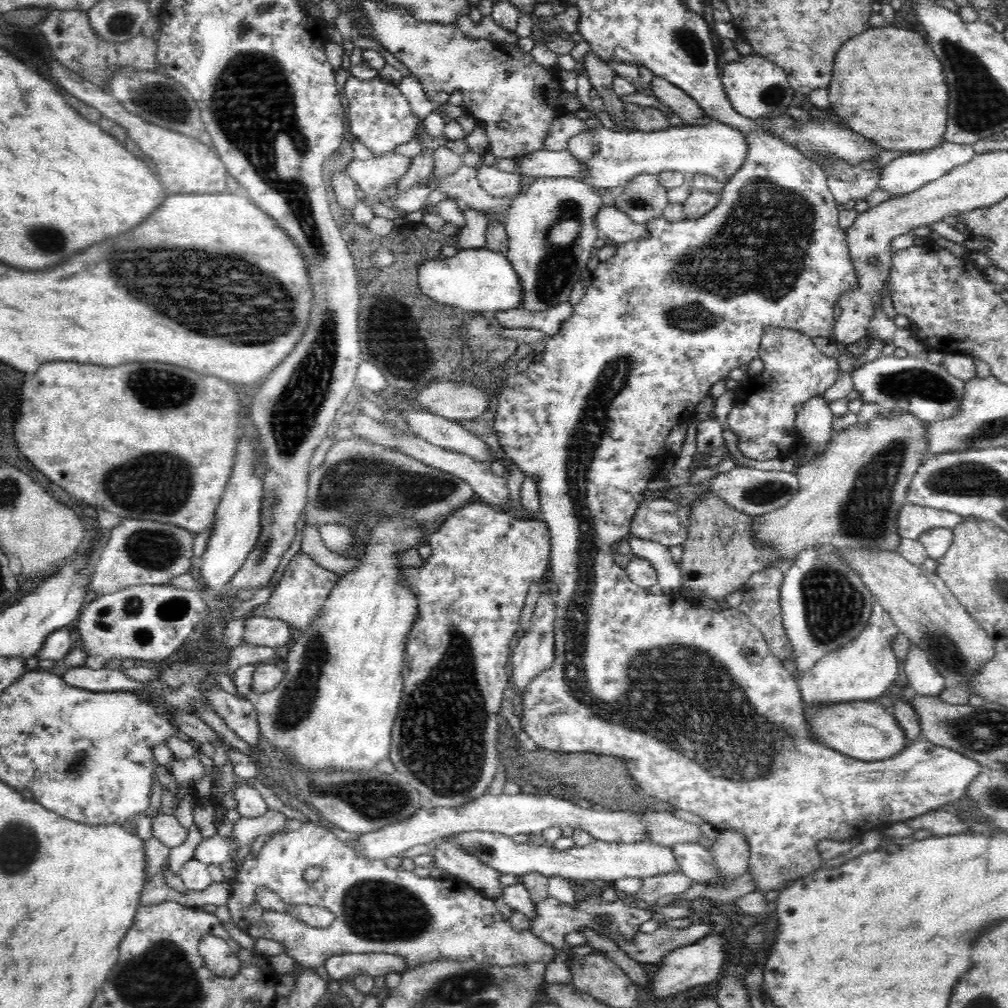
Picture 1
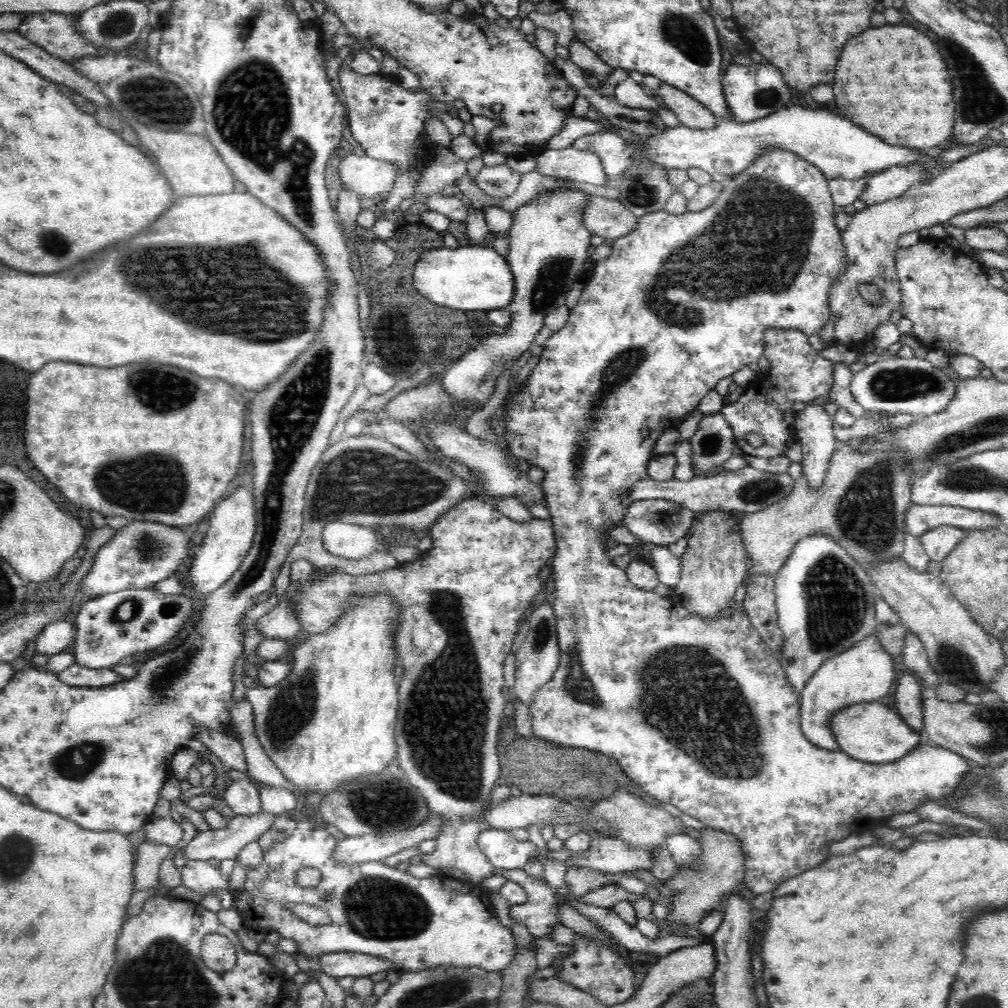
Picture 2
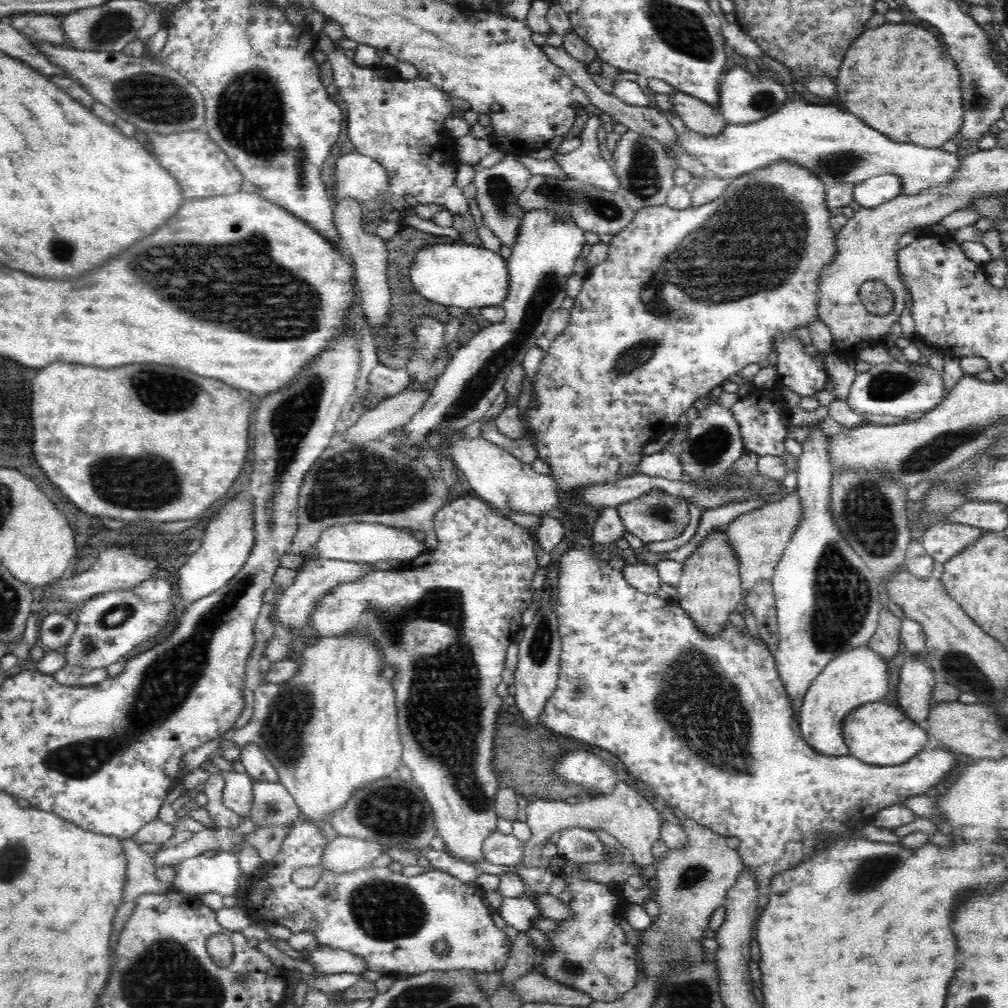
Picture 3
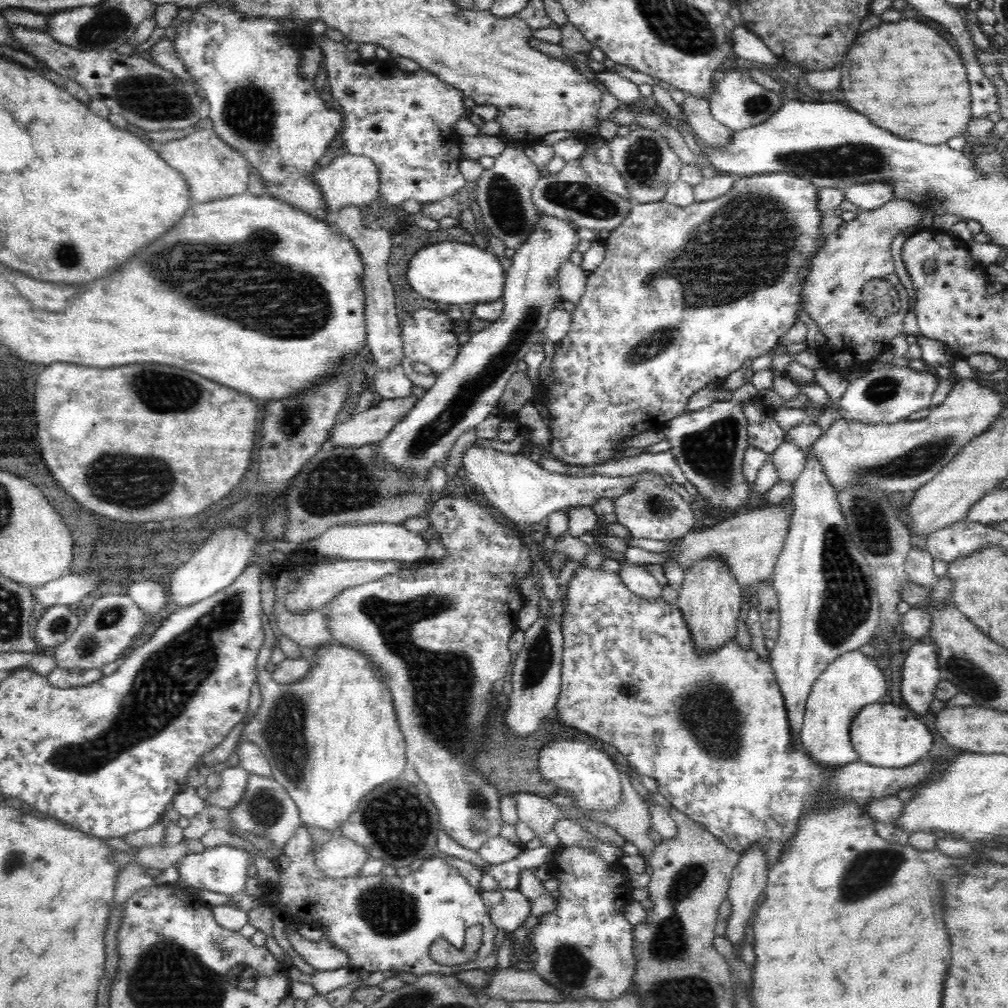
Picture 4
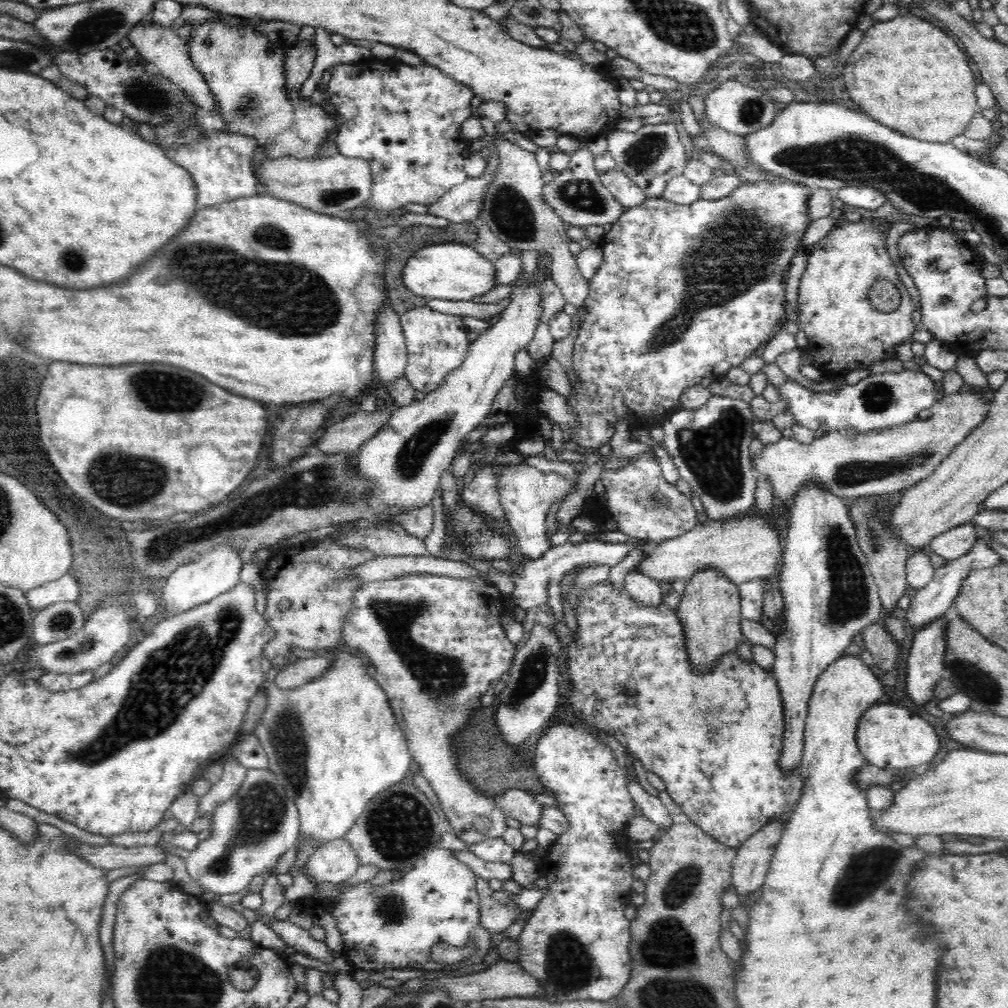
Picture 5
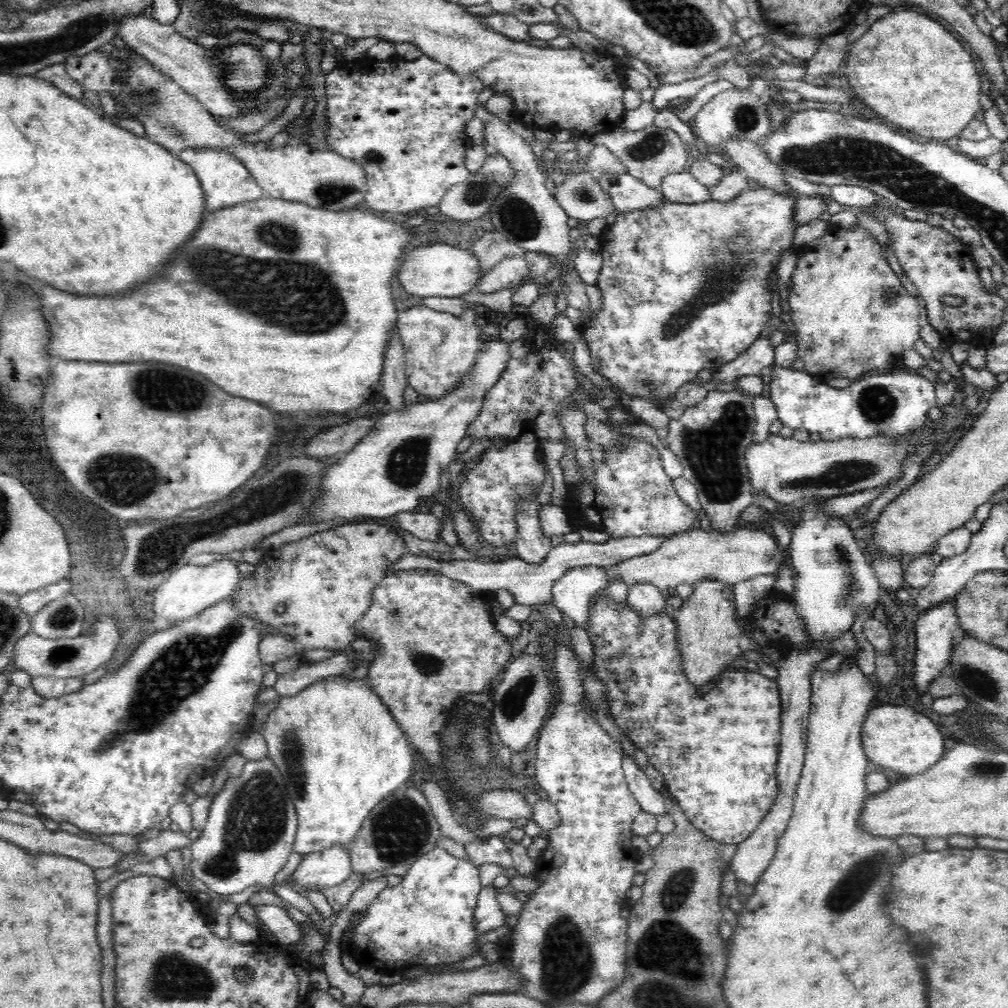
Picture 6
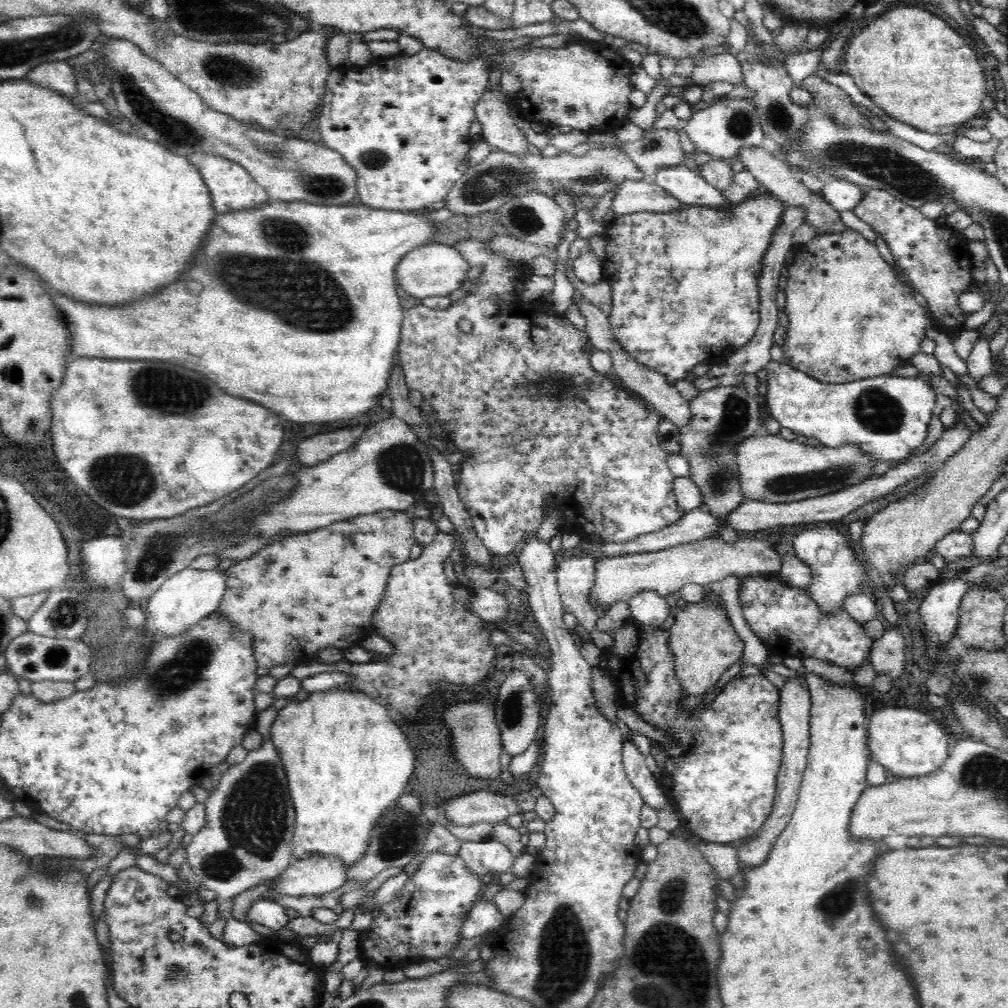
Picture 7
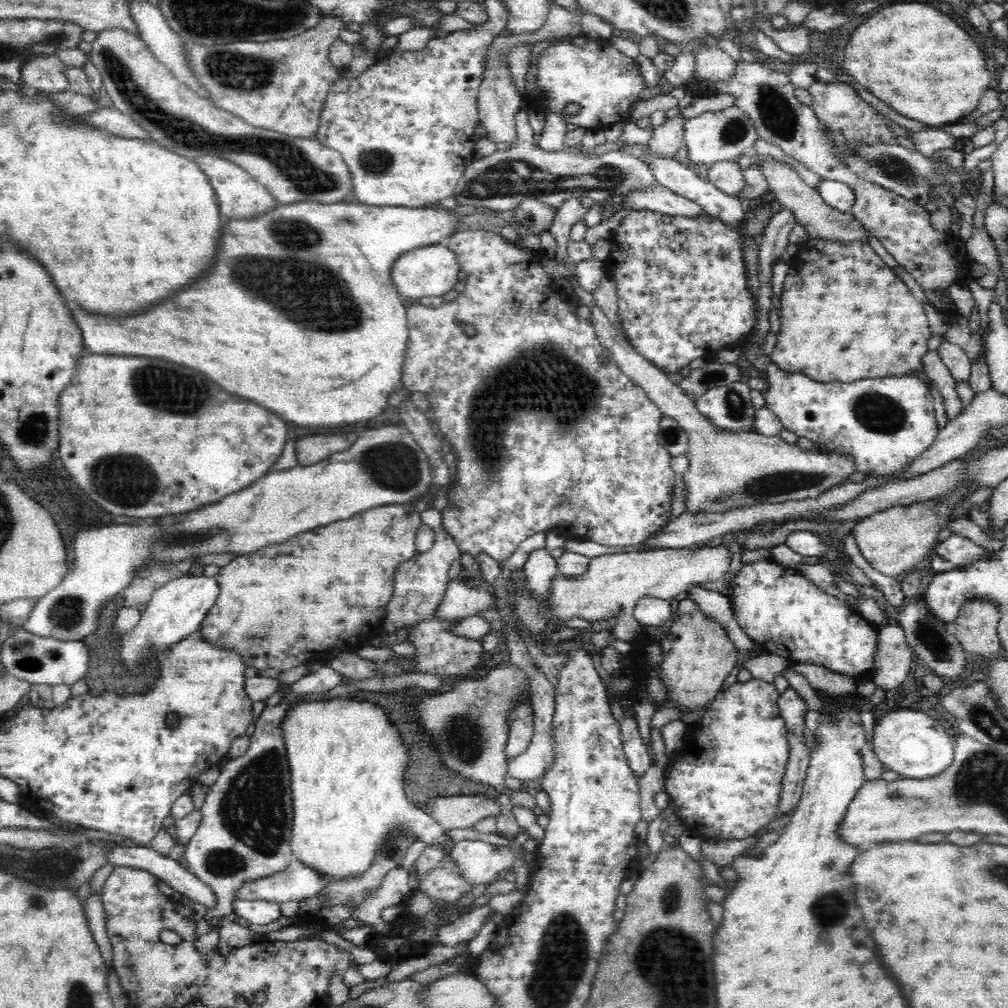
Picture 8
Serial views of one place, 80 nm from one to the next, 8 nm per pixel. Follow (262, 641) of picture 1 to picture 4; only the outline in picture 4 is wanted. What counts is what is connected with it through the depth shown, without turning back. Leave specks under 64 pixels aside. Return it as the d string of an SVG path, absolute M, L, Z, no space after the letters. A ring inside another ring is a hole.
M334 560L333 562L318 562L314 568L310 568L304 578L296 584L296 588L286 596L284 607L292 613L305 613L310 609L320 609L328 606L344 588L364 584L368 581L376 580L382 576L396 573L398 570L406 570L410 563L406 561L387 560Z

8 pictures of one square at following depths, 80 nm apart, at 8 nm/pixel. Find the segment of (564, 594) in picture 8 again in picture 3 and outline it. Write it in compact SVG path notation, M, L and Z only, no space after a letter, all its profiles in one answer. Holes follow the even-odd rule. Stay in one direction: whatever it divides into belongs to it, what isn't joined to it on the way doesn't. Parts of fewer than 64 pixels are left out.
M798 489L783 499L772 504L762 505L747 514L740 514L724 527L726 535L730 537L730 548L734 551L739 564L740 587L743 592L749 591L758 580L771 580L780 558L784 556L791 536L799 530L805 520L804 503L799 496Z

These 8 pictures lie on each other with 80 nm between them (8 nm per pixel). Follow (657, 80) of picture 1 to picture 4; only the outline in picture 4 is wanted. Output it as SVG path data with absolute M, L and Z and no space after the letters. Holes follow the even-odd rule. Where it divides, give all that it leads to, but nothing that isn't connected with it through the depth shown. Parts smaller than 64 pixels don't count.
M686 96L683 111L688 126L696 132L698 139L712 148L722 148L730 142L732 129L718 122L710 112L710 103L706 97Z

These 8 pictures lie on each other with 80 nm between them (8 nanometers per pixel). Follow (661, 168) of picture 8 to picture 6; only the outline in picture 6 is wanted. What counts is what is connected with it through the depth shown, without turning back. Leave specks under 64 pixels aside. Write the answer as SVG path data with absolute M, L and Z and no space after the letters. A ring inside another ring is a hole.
M688 169L666 176L659 190L663 198L672 203L696 204L712 200L708 194L708 187L698 182Z

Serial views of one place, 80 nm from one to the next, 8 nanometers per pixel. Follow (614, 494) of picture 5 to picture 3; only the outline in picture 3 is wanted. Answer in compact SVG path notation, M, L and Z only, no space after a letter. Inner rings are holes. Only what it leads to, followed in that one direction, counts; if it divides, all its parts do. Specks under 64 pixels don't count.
M656 489L642 494L641 497L619 504L616 511L624 527L644 543L662 542L662 540L676 538L684 532L690 522L690 510L686 499L668 495L668 493L656 491Z

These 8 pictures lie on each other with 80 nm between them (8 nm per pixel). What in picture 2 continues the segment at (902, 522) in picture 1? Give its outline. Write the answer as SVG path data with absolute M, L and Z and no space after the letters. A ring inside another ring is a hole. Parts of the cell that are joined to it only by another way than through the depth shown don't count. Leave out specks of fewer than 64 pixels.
M912 504L907 508L905 522L907 534L915 537L943 525L966 530L1001 528L997 516L988 512L966 511L964 507L948 505Z

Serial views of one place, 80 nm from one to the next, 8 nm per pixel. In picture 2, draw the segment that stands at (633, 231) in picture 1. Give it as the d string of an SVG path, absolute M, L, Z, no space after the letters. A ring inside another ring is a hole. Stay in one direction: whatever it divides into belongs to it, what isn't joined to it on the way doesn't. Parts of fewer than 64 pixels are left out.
M587 195L582 223L594 235L617 239L626 236L638 222L638 217L622 205L621 200Z

